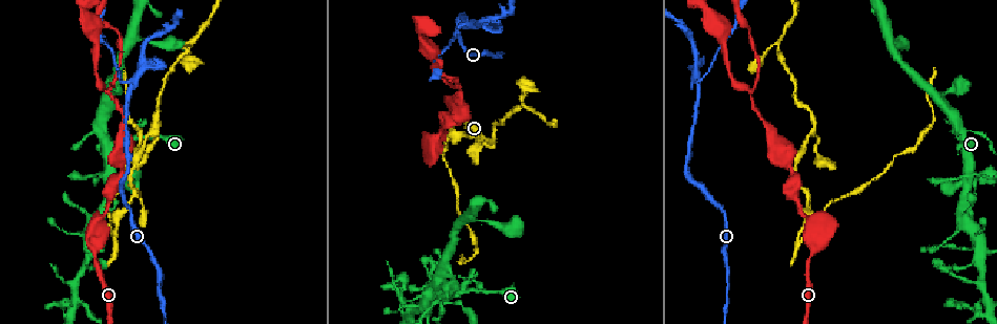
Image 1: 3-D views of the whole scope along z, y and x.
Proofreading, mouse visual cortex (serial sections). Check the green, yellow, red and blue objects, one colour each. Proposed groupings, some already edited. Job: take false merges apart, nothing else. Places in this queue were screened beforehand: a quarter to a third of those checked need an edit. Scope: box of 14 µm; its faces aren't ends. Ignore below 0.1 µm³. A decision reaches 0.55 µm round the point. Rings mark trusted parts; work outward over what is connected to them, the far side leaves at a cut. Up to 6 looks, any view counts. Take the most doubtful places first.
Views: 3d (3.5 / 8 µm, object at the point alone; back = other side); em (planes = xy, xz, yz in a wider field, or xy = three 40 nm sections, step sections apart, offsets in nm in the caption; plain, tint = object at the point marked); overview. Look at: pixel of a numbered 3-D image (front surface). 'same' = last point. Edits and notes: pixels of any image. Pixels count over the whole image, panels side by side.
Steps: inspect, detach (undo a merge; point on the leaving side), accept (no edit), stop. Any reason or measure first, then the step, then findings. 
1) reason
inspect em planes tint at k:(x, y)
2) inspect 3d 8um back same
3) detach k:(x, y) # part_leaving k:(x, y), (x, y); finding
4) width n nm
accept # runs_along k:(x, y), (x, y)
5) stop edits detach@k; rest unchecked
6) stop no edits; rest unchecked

two arms in line, one across
inspect 3d 3.5um at 1:(468, 25)

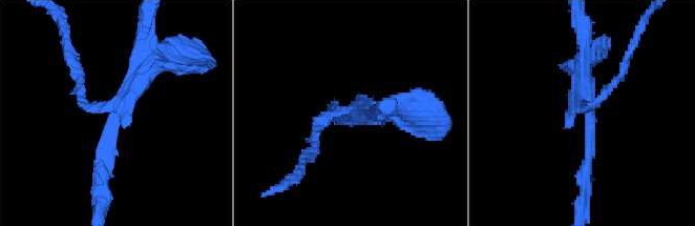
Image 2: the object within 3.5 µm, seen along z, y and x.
arms 3; arm_widths 150, 150, 300 nm; need the tissue
inspect em planes tint at 2:(349, 118)

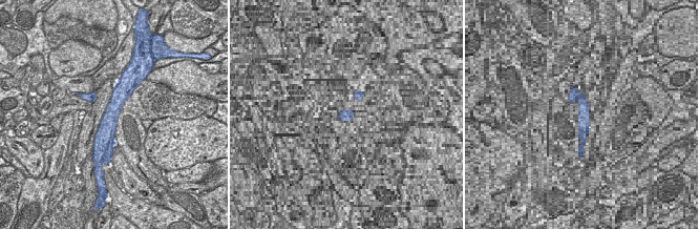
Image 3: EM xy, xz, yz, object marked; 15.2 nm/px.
detach 2:(314, 137) # part_leaving 2:(334, 112), (314, 131), (301, 169); a second cell is stuck on

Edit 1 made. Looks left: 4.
inspect 3d 3.5um at 1:(802, 232)

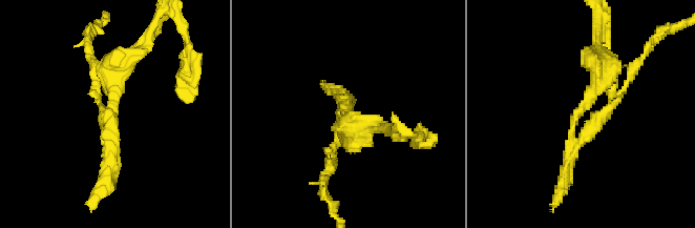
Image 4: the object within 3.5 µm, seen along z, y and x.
inspect em planes tint at 4:(111, 110)

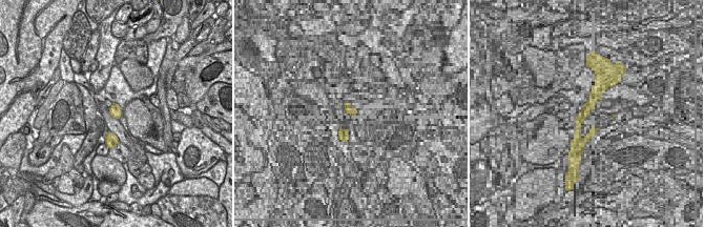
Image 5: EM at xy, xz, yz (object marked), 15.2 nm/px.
detach 4:(93, 91) # part_leaving 4:(590, 111), (602, 118), (650, 44); a second cell is stuck on

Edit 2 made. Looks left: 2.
inspect 3d 3.5um at 1:(444, 80)

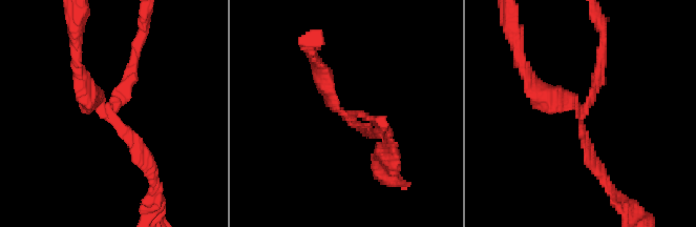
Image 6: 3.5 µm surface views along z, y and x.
arms 3; arm_widths 150, 150, 300 nm
inspect em xy step 2 tint at 6:(583, 112)

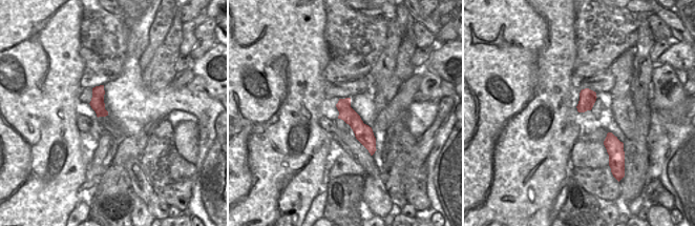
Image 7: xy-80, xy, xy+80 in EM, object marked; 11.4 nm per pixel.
accept # runs_along 7:(341, 101), (345, 111), (372, 146); all the same cell

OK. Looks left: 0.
stop edits detach@2, detach@4; rest unchecked

